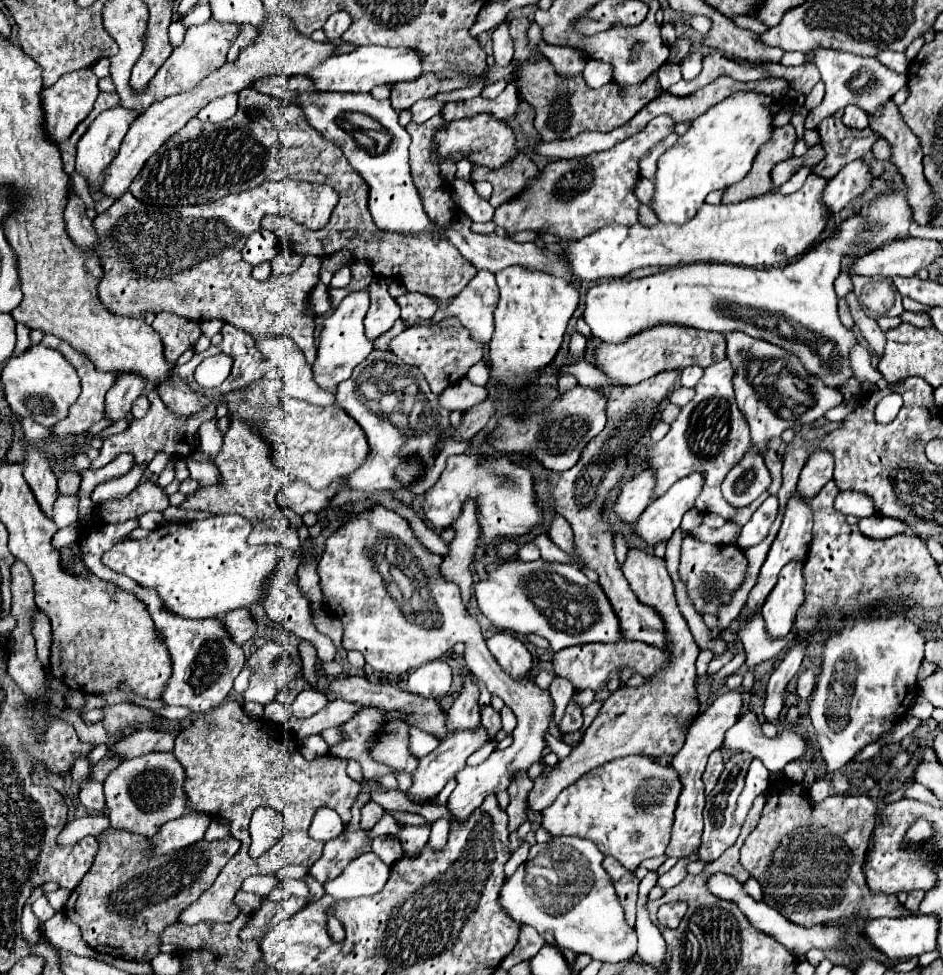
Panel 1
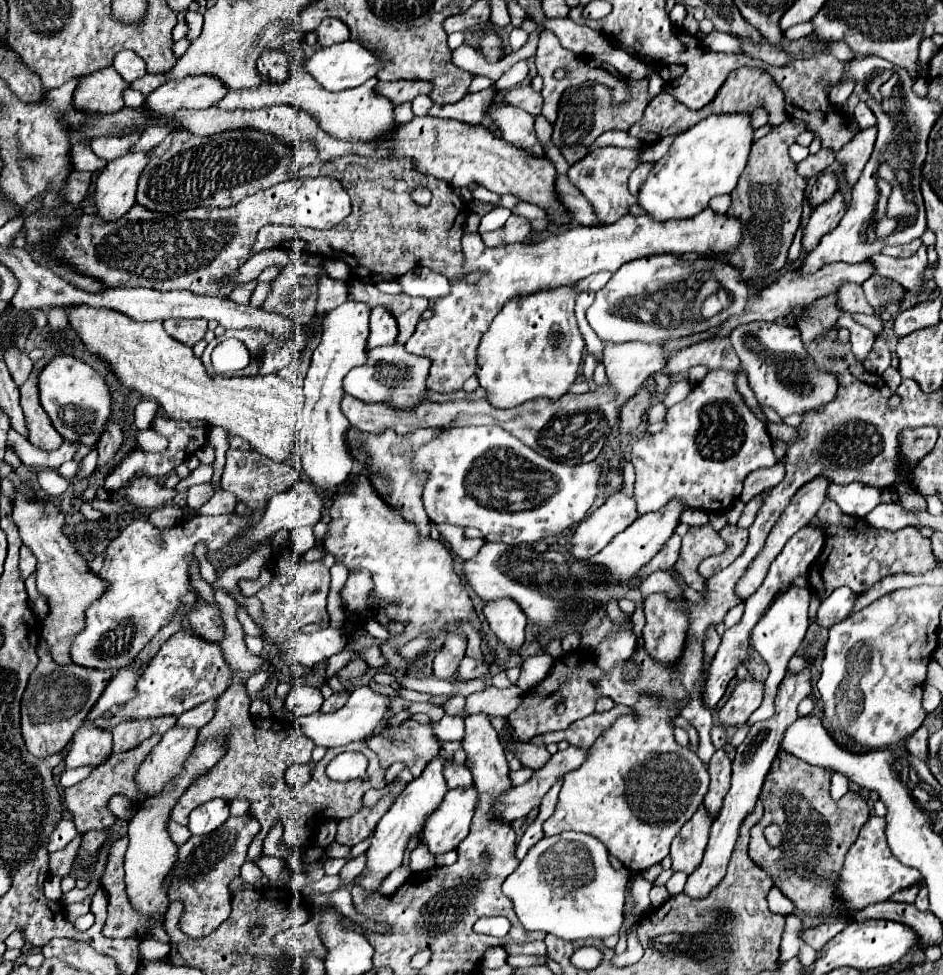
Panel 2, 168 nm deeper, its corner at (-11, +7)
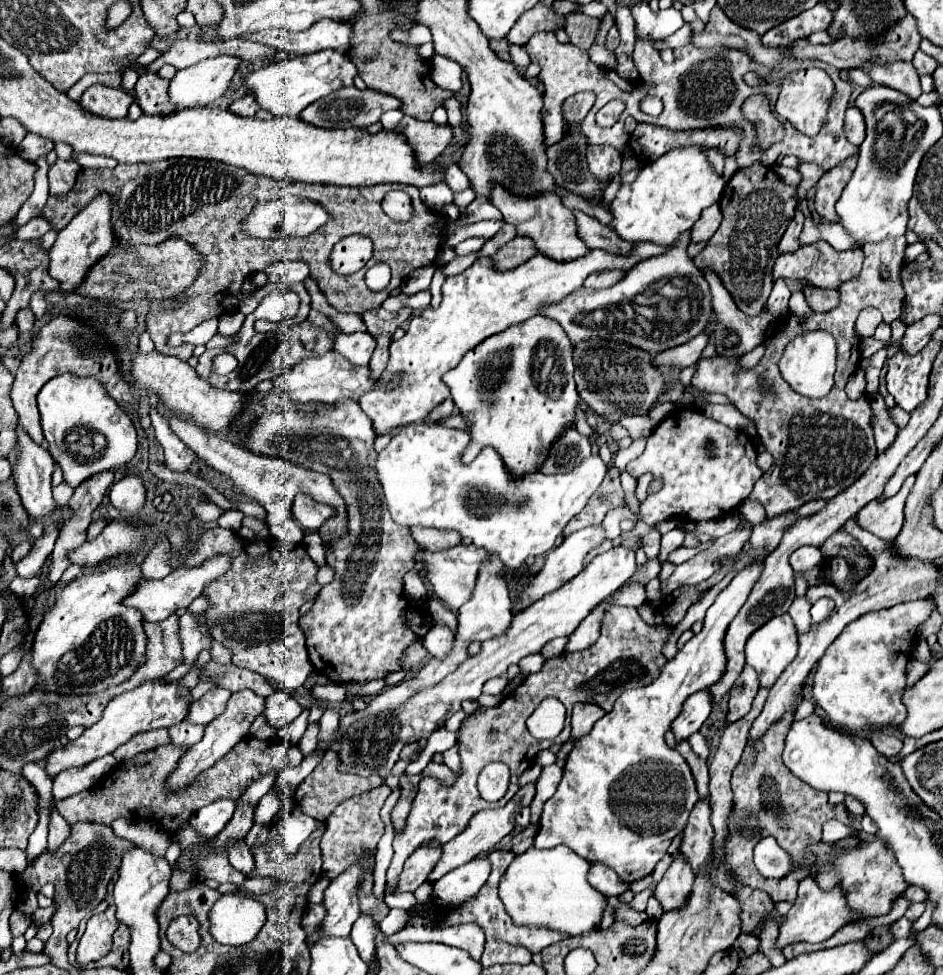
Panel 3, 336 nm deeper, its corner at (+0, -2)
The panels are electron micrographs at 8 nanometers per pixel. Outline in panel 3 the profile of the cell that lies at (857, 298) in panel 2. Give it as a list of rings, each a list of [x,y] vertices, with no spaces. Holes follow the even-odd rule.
[[[803,288],[805,300],[813,312],[829,312],[839,304],[837,290],[823,290],[823,288]]]

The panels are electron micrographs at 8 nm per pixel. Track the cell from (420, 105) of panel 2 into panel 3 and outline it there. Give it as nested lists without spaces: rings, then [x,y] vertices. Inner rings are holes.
[[[393,110],[393,112],[383,114],[383,118],[381,118],[379,122],[383,124],[383,128],[391,130],[391,128],[395,128],[395,126],[399,124],[399,120],[401,120],[401,118],[403,118],[403,112],[401,112],[401,110]]]

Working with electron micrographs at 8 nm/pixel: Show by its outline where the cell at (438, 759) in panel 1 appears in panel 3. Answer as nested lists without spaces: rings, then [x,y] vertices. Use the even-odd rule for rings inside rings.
[[[355,864],[329,884],[323,898],[327,918],[323,918],[323,926],[319,926],[309,942],[317,942],[323,936],[349,936],[355,920],[361,914],[357,890],[361,886],[363,874],[365,870]]]

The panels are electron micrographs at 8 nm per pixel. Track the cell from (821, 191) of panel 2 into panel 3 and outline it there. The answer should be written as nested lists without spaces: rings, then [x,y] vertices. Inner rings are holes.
[[[797,210],[795,218],[791,220],[787,232],[783,234],[783,238],[779,242],[779,254],[789,254],[789,252],[795,252],[799,248],[801,230],[803,230],[803,214],[801,214],[801,210]]]

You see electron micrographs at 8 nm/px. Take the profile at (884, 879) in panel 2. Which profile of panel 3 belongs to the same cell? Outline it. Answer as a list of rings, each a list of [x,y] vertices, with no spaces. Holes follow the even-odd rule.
[[[803,878],[799,882],[799,892],[797,898],[791,906],[791,910],[787,912],[787,916],[783,918],[783,922],[779,924],[779,936],[775,942],[777,950],[783,950],[789,944],[795,942],[823,942],[827,938],[831,938],[839,928],[843,928],[849,920],[851,920],[853,912],[847,906],[845,894],[843,890],[839,890],[839,886],[835,886],[835,890],[831,892],[823,892],[817,882],[813,878]]]

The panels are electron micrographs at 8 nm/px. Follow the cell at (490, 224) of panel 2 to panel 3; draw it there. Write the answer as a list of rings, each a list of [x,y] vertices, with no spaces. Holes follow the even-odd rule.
[[[469,238],[469,240],[463,240],[455,246],[455,254],[457,256],[465,256],[465,254],[471,254],[471,252],[479,252],[483,248],[485,240],[483,238]]]

